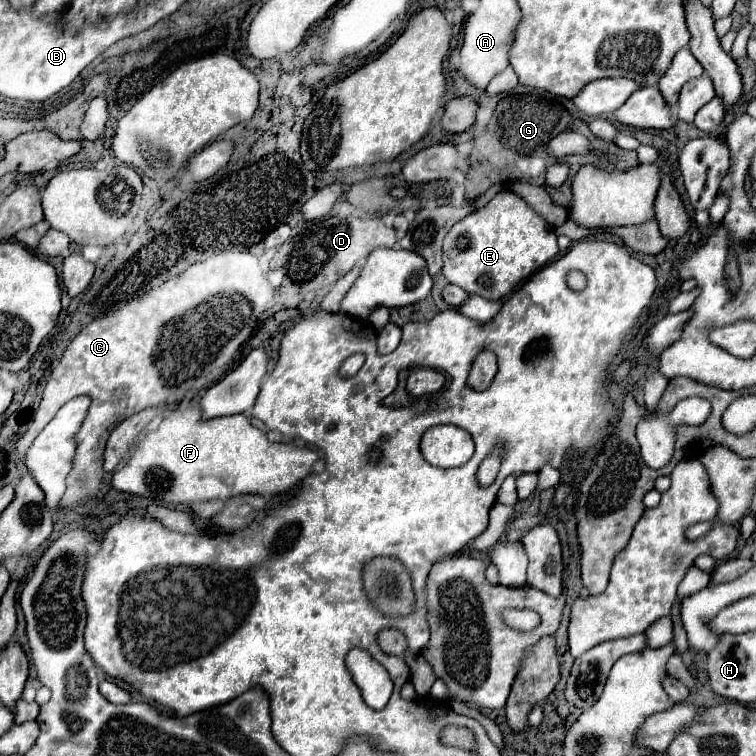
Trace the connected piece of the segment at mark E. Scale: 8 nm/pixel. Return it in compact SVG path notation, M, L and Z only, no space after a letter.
M501 192L487 206L471 212L467 218L457 222L453 230L445 236L443 274L451 284L461 286L469 294L477 294L487 300L505 300L523 280L531 278L557 254L559 254L559 248L557 248L557 236L553 228L533 208L529 208L521 196L513 192Z

